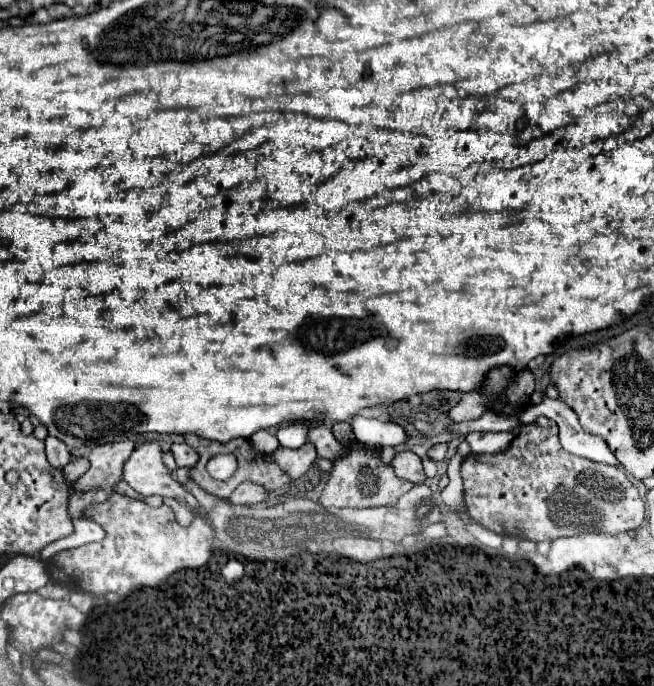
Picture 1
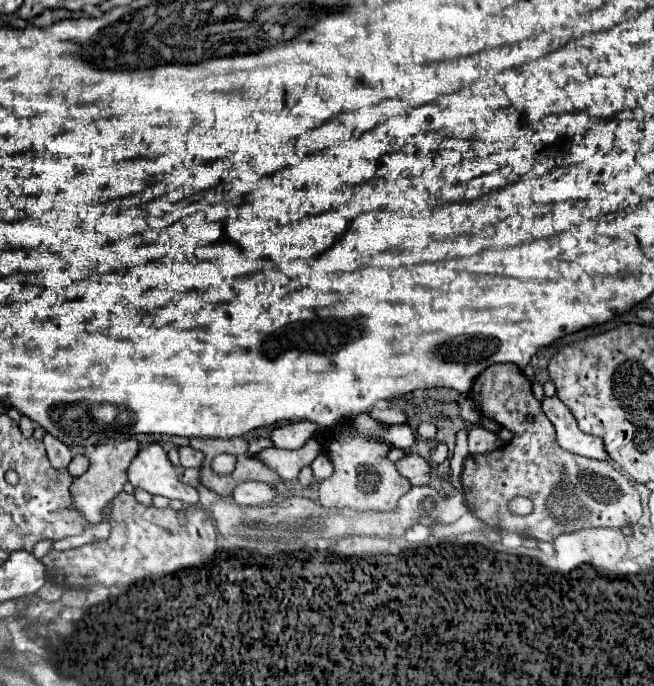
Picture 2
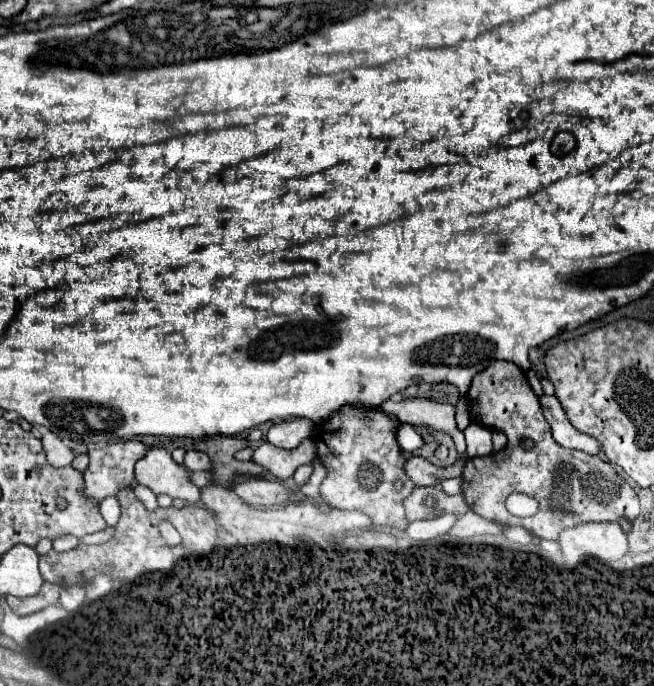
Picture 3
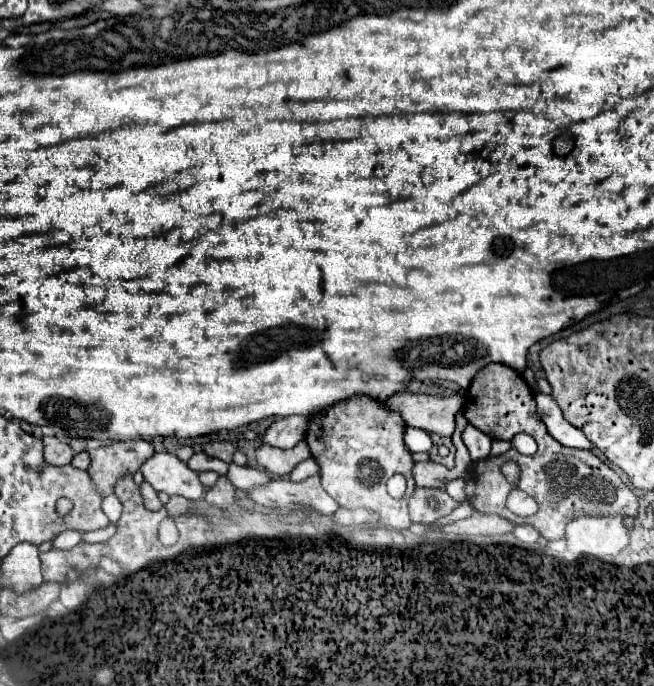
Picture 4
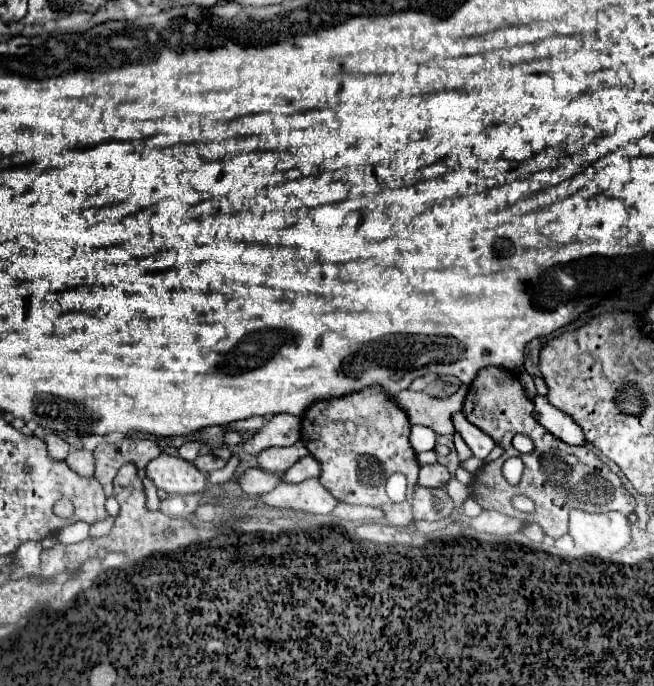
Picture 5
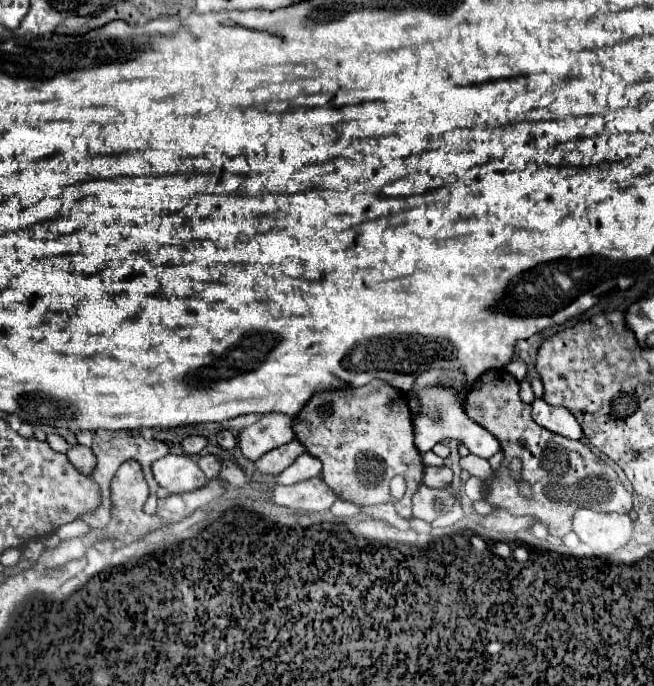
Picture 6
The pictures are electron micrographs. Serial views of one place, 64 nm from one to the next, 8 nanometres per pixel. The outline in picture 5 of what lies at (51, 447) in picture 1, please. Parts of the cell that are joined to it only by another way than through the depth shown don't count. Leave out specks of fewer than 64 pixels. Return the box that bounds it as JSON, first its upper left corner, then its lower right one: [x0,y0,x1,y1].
[44,434,70,460]

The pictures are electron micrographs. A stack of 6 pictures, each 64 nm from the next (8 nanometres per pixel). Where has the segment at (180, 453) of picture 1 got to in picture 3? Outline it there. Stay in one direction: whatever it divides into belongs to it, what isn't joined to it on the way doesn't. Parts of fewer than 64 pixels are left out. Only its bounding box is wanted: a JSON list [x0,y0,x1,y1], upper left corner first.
[184,450,212,472]

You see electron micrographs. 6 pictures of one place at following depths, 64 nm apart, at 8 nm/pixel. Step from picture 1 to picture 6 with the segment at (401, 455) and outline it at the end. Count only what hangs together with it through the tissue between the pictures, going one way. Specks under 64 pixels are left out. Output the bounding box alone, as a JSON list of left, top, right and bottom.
[424,466,454,488]

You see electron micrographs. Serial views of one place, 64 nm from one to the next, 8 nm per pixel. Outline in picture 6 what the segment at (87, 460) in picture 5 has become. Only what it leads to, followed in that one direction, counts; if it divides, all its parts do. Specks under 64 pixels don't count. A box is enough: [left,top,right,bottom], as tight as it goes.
[68,446,96,474]

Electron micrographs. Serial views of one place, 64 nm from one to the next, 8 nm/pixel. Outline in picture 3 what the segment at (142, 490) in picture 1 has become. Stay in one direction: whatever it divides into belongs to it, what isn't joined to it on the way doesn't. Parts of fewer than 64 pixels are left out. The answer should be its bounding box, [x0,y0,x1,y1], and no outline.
[136,448,200,504]

